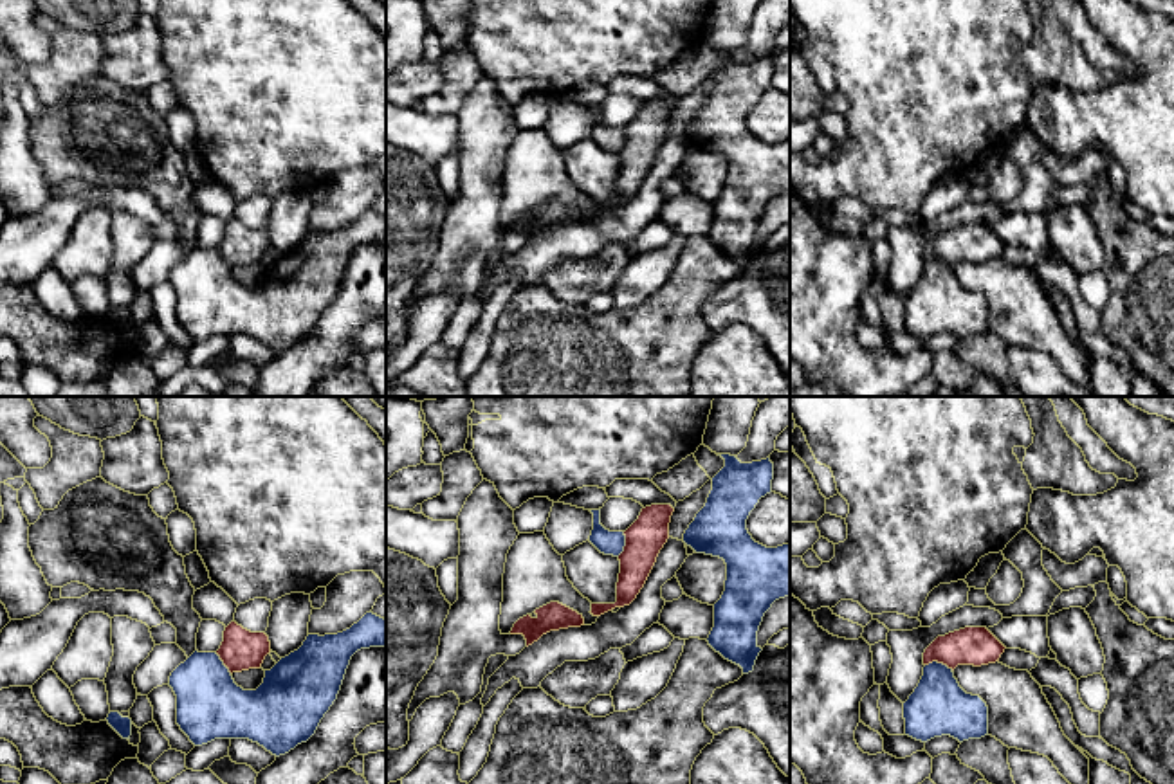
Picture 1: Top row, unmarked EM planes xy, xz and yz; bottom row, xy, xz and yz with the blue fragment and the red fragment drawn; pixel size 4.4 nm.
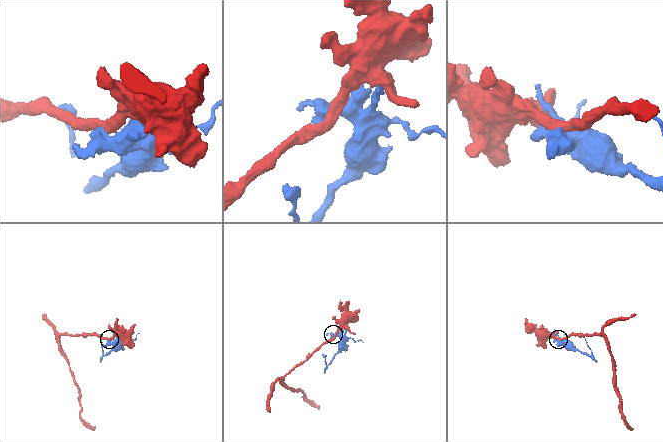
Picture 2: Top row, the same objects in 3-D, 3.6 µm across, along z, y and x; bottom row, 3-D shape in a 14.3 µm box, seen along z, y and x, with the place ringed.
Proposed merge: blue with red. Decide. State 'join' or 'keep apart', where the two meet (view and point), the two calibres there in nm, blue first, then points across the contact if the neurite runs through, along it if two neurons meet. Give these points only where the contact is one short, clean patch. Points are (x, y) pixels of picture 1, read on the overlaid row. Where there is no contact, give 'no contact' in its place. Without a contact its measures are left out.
keep apart | yz (940, 664) | 260/180 nm | along yz (926, 664), (938, 662), (953, 669)

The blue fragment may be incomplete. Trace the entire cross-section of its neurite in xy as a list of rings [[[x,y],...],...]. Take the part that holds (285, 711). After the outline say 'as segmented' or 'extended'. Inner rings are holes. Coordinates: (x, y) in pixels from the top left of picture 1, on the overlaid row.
[[[366,613],[337,634],[308,634],[303,645],[265,670],[256,690],[238,687],[216,652],[195,651],[170,676],[177,696],[177,725],[195,746],[215,739],[249,739],[280,757],[307,743],[341,690],[352,656],[361,649],[386,647],[386,620]]]; as segmented

